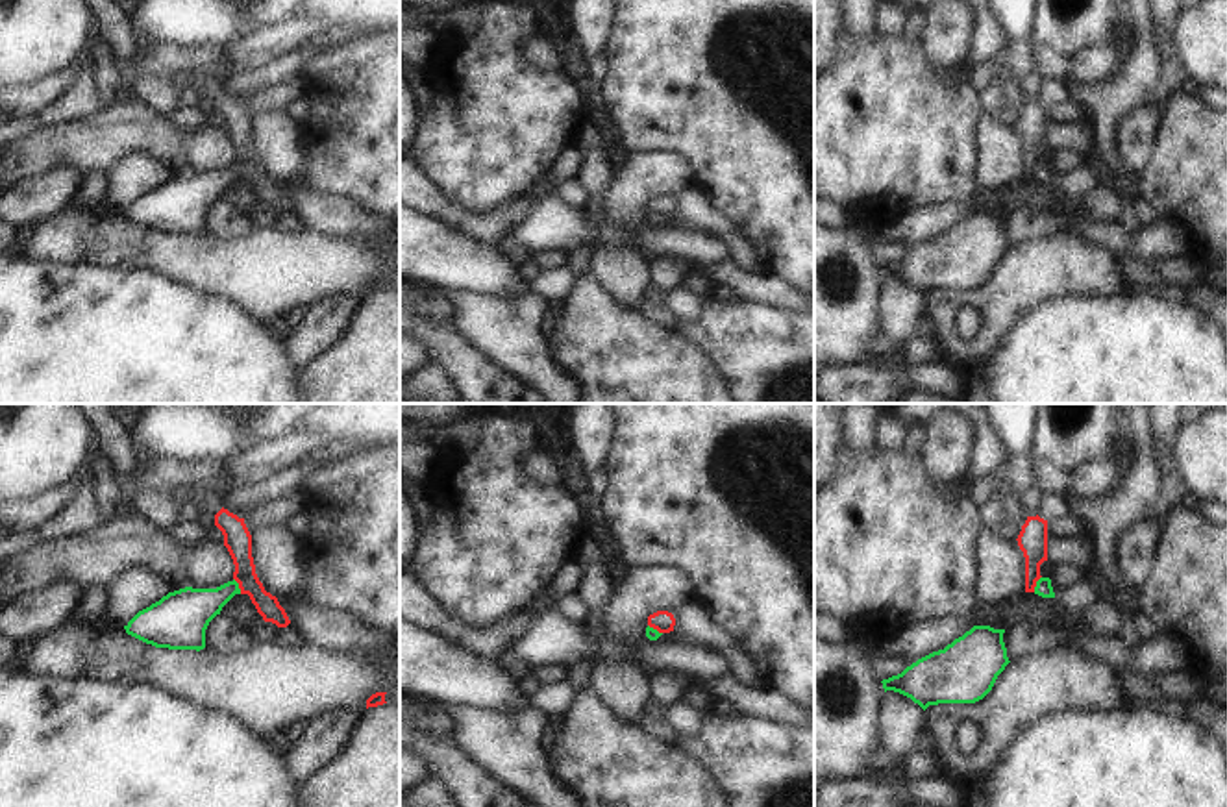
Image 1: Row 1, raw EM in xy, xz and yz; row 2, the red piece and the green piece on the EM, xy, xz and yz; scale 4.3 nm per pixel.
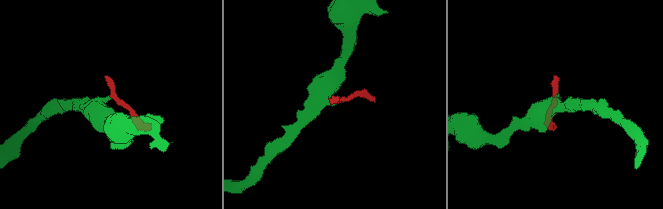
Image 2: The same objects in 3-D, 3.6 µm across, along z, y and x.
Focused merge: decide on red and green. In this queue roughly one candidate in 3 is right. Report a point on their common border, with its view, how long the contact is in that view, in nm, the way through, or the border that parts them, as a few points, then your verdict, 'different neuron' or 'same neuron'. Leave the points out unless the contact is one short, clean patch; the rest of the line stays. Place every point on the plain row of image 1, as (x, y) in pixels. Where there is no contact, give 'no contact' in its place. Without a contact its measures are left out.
xy (239, 171) | 80 nm | along xy (234, 163), (241, 178) | different neuron

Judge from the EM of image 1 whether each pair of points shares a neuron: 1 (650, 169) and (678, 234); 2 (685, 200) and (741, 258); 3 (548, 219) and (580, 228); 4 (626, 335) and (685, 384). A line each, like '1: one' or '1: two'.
1: one
2: one
3: one
4: one

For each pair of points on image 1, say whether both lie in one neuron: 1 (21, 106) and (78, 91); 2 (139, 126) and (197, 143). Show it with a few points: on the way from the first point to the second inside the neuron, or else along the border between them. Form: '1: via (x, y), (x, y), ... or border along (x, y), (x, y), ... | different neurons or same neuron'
1: border along (74, 71), (74, 80), (49, 106), (19, 117) | different neurons
2: via (154, 136), (163, 141), (182, 143) | same neuron

